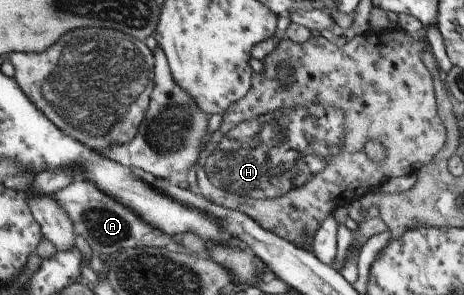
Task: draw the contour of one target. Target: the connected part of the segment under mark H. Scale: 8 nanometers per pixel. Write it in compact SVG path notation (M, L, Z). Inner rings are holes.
M385 28L377 31L368 31L365 35L356 36L356 35L346 35L345 38L340 43L332 43L328 41L323 36L311 36L306 42L294 42L293 40L283 39L277 49L268 54L263 58L263 63L265 66L265 71L262 74L256 74L253 72L251 87L249 91L241 98L238 99L235 103L232 103L222 115L222 122L219 129L213 133L212 138L209 139L208 145L205 147L203 153L200 154L198 159L197 166L197 192L201 193L202 196L209 200L210 202L216 203L217 205L222 205L228 207L230 210L237 210L249 215L249 217L261 227L264 227L266 230L272 231L277 234L279 237L294 243L297 247L305 248L306 250L311 250L310 247L312 243L309 239L313 239L316 231L319 229L320 223L324 221L325 217L333 215L333 211L336 208L340 208L341 206L346 206L349 203L354 202L355 200L368 200L373 191L375 191L375 186L382 183L383 180L389 179L390 177L401 177L404 175L409 175L410 173L417 173L424 165L427 165L440 151L443 149L443 145L445 145L445 137L447 137L447 130L445 130L445 126L443 126L443 121L439 118L439 114L437 114L437 101L436 95L434 92L434 83L432 82L432 73L428 70L428 67L423 63L421 59L421 52L425 48L423 41L416 40L411 33L407 33L405 31L401 31L399 29L389 29ZM280 68L286 68L290 72L290 78L292 82L290 84L286 84L280 80ZM367 141L379 141L379 143L385 146L387 149L387 157L381 163L375 163L375 161L371 161L367 155L365 155L365 144Z

